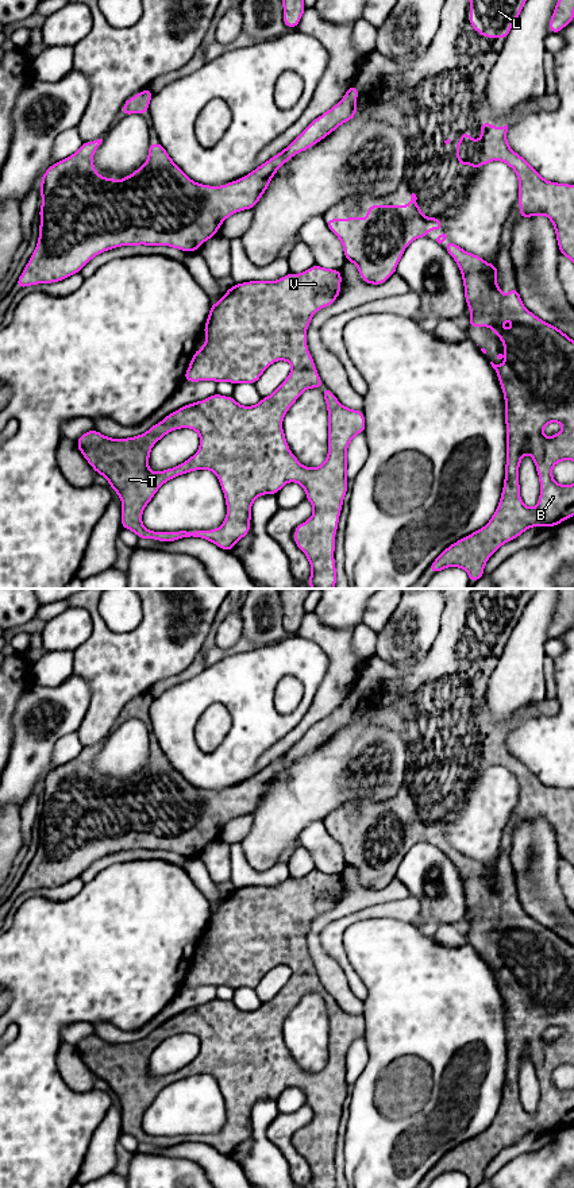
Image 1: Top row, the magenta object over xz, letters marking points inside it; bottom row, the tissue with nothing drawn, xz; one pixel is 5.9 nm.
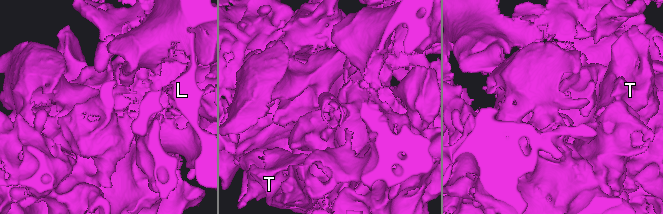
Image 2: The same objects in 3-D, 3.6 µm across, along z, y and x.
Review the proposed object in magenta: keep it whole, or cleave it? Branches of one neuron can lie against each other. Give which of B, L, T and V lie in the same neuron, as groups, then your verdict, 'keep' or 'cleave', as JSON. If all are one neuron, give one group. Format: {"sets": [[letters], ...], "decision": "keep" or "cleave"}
{"sets": [["B", "L", "T", "V"]], "decision": "keep"}

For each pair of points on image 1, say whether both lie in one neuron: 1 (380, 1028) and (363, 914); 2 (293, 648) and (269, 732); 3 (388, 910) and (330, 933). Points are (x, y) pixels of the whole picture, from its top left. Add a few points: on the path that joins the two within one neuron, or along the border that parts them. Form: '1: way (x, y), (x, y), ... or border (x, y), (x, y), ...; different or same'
1: border (397, 920), (359, 920), (346, 929), (342, 941); different
2: way (273, 668), (264, 678), (264, 712); same
3: way (373, 911), (345, 922); same

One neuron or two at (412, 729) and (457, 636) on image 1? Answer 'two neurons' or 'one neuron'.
one neuron

